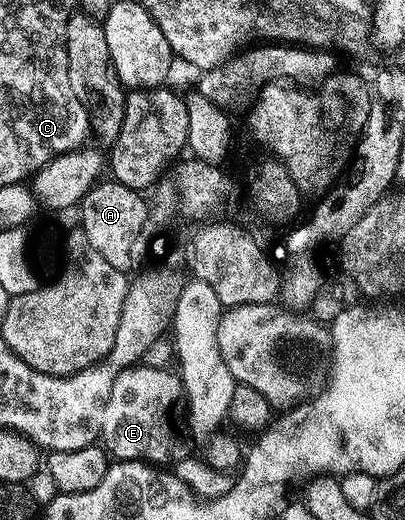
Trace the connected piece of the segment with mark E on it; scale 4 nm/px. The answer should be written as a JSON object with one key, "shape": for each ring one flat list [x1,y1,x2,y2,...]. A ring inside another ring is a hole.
{"shape":[[132,366,121,370,104,406,104,416,98,422,102,447,116,461,142,461,152,466,177,463,187,454,169,424,167,412,175,396,180,395,180,377,155,368]]}

